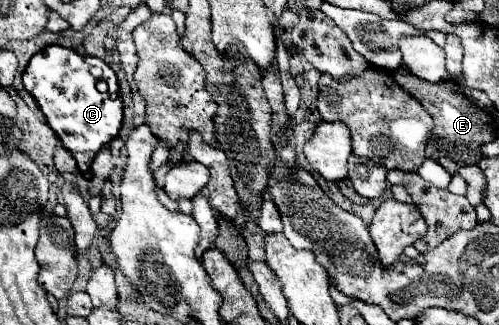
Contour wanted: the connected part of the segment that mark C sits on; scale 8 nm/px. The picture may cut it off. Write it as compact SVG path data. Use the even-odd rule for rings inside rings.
M57 44L37 52L23 72L25 90L37 100L49 126L73 154L81 172L87 172L95 154L119 134L123 120L121 100L111 98L111 92L97 92L97 80L105 80L111 86L111 92L117 90L117 76L101 58L79 54Z

